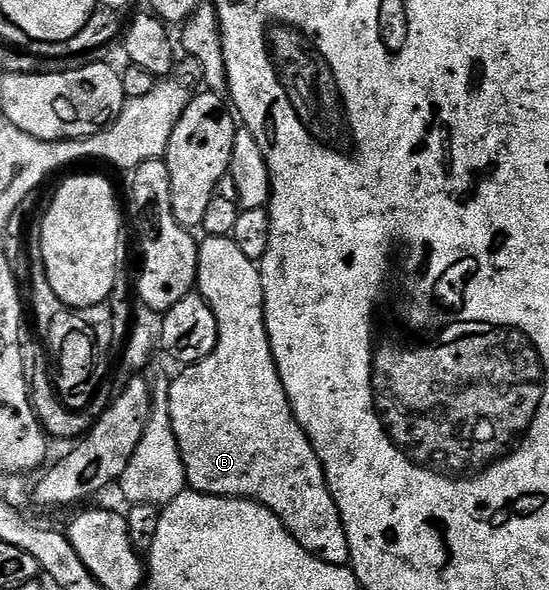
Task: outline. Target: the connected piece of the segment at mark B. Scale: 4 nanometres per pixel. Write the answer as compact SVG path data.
M204 236L199 241L199 245L196 288L198 289L198 295L210 306L210 310L214 310L214 318L218 322L218 342L216 343L216 349L206 359L199 360L197 364L187 365L181 371L184 373L171 381L170 418L173 420L173 432L177 439L178 450L181 452L182 462L185 464L187 487L193 492L201 492L207 496L234 496L256 500L262 506L269 508L286 526L288 533L310 554L314 554L319 560L324 560L328 564L347 565L349 563L350 546L348 545L340 511L328 489L324 471L318 462L318 454L314 454L310 438L302 430L298 418L292 412L292 403L288 401L288 395L282 386L276 363L272 357L268 331L264 325L264 291L262 290L262 278L257 261L246 258L246 254L242 254L242 250L238 250L238 246L232 241L231 236Z

